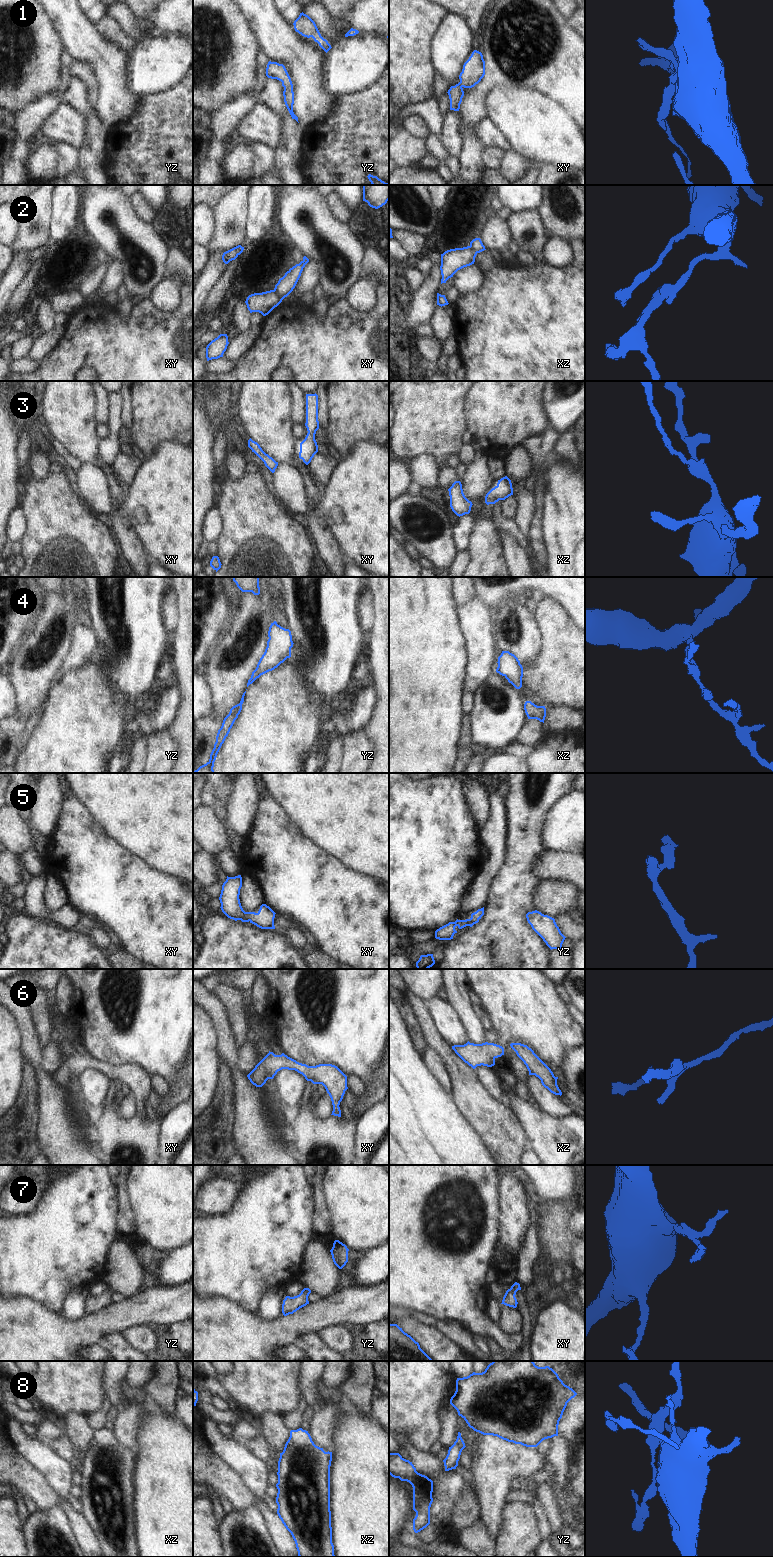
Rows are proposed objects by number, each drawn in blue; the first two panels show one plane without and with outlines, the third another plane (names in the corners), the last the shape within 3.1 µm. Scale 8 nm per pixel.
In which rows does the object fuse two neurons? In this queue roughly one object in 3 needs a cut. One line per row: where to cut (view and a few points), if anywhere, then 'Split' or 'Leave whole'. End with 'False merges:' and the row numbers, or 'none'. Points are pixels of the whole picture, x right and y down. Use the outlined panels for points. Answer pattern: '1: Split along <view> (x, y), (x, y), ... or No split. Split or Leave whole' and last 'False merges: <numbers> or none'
1: No split. Leave whole
2: Split along xy (272, 290), (281, 300). Split
3: No split. Leave whole
4: No split. Leave whole
5: No split. Leave whole
6: No split. Leave whole
7: No split. Leave whole
8: No split. Leave whole
False merges: 2.

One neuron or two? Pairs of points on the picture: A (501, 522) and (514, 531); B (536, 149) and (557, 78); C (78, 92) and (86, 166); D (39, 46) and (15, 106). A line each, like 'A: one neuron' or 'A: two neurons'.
A: one neuron
B: two neurons
C: one neuron
D: one neuron

